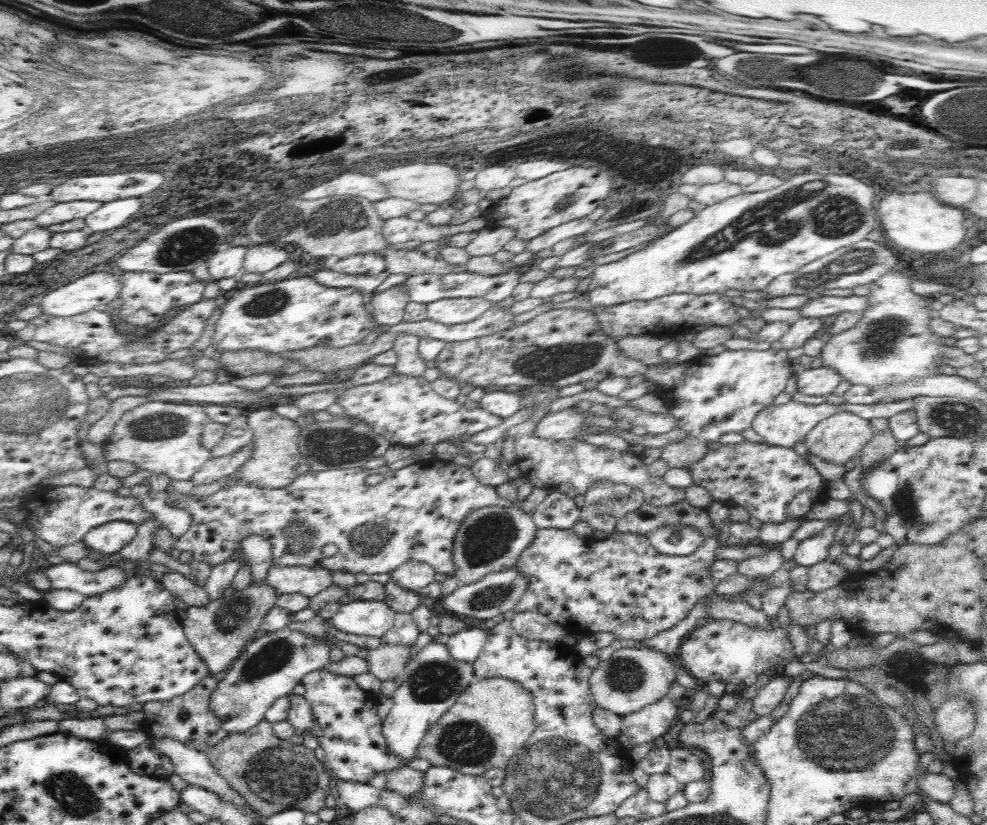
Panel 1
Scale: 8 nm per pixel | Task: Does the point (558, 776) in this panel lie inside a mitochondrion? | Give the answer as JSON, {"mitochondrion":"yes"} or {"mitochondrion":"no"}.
{"mitochondrion":"yes"}

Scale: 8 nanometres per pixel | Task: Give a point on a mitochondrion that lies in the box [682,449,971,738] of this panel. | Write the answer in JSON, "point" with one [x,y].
{"point":[905,505]}

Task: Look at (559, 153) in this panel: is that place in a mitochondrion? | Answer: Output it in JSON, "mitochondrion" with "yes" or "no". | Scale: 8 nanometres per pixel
{"mitochondrion":"no"}

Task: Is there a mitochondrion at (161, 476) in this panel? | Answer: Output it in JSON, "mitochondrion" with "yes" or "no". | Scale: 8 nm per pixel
{"mitochondrion":"no"}

